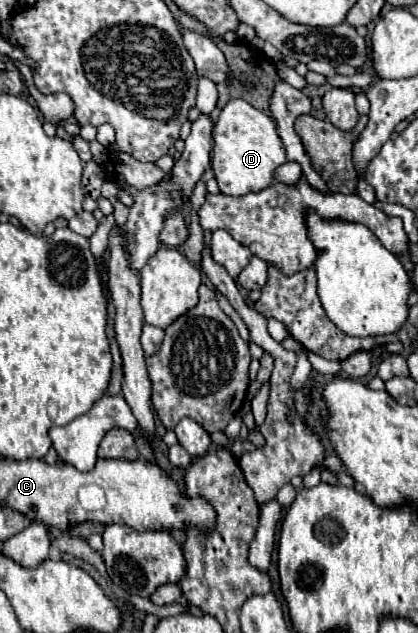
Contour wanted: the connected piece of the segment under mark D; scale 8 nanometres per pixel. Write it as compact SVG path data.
M231 99L213 129L213 155L211 167L219 183L219 191L239 197L249 191L263 191L273 183L273 173L287 161L283 141L277 135L273 121L243 99Z

